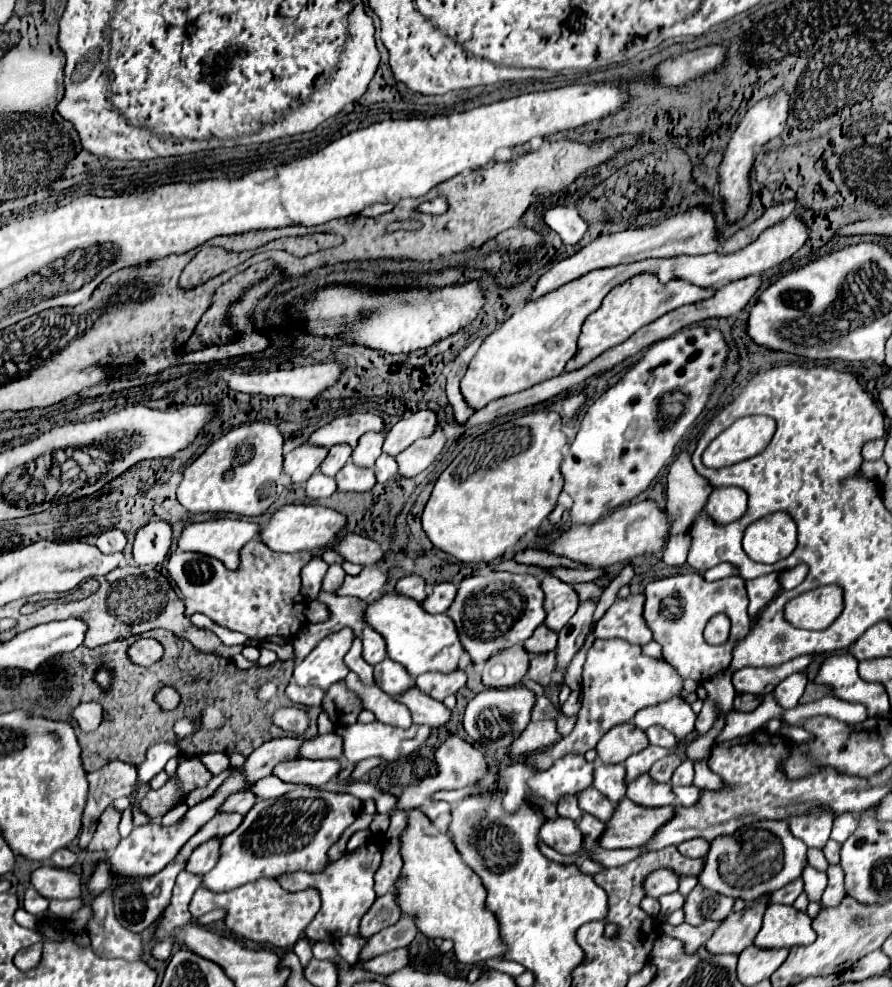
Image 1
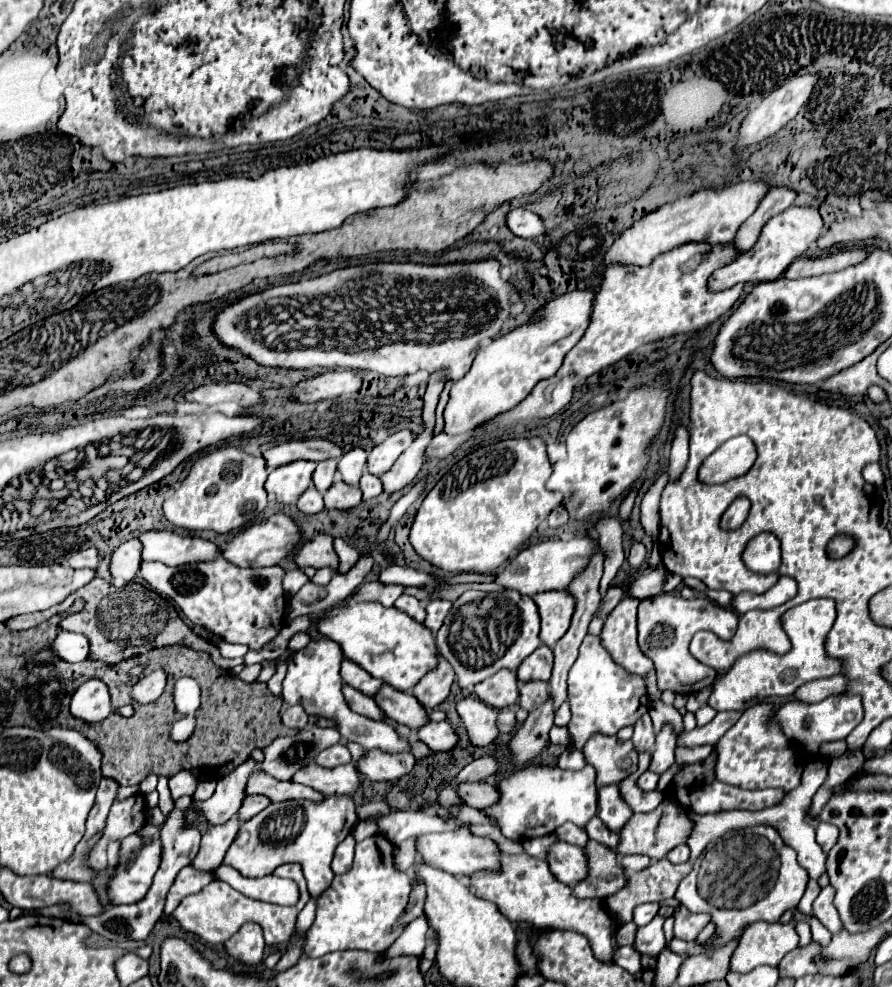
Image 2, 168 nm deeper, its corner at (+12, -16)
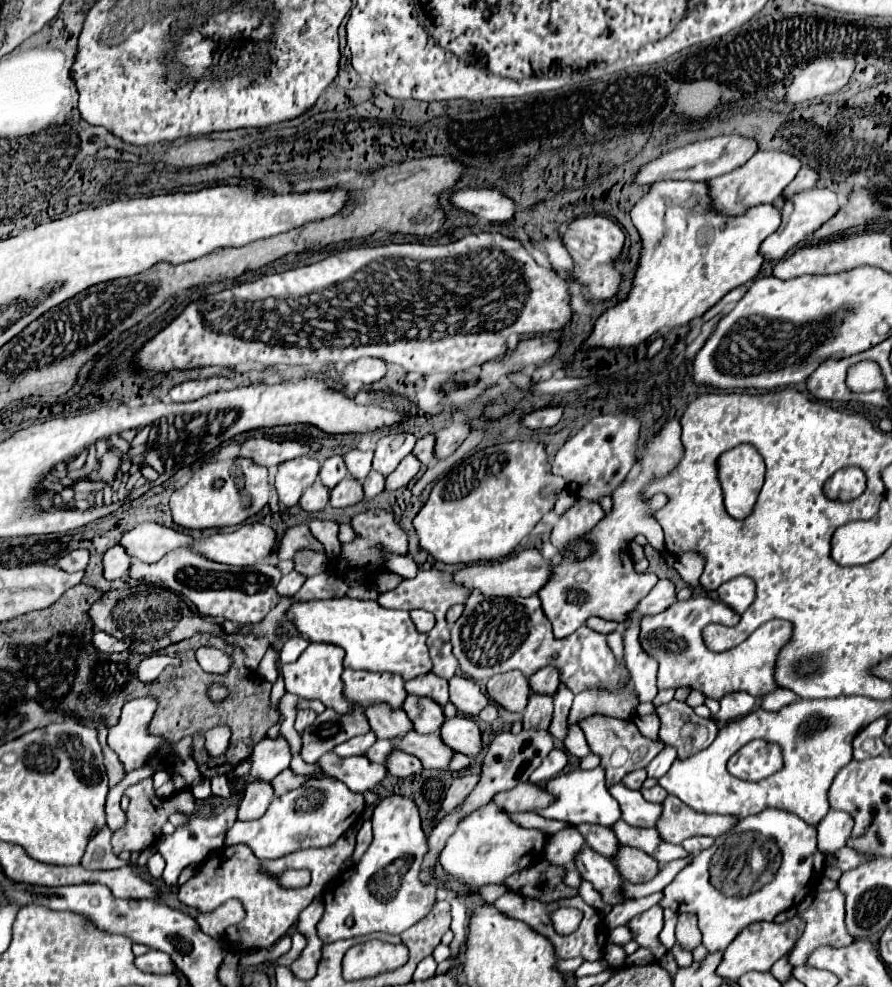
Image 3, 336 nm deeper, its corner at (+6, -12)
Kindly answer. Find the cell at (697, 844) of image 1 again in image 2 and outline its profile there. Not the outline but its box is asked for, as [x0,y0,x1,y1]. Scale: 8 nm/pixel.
[666,844,690,864]

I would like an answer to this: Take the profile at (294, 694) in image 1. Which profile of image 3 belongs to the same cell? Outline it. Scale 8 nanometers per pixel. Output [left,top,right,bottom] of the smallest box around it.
[296,710,316,732]

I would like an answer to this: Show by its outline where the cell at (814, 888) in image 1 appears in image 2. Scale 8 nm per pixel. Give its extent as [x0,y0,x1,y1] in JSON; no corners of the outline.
[794,908,830,944]

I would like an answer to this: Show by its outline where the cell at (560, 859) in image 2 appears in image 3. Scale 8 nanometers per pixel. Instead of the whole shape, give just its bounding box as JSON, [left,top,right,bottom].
[576,846,626,904]

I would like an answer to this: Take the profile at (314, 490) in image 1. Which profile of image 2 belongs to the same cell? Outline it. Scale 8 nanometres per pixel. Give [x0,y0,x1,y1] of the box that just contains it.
[298,486,324,514]

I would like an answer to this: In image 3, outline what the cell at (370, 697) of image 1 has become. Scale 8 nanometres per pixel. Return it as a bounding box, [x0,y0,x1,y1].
[450,754,474,772]

